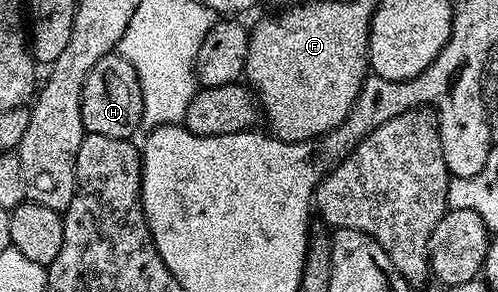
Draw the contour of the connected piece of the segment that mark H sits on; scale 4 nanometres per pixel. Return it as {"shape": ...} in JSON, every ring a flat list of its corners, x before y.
{"shape":[[119,52,107,53,86,75,86,83,80,96,80,110,85,133,110,135,111,137,133,136,132,132,140,129,142,119,142,87,138,75,130,63]]}

